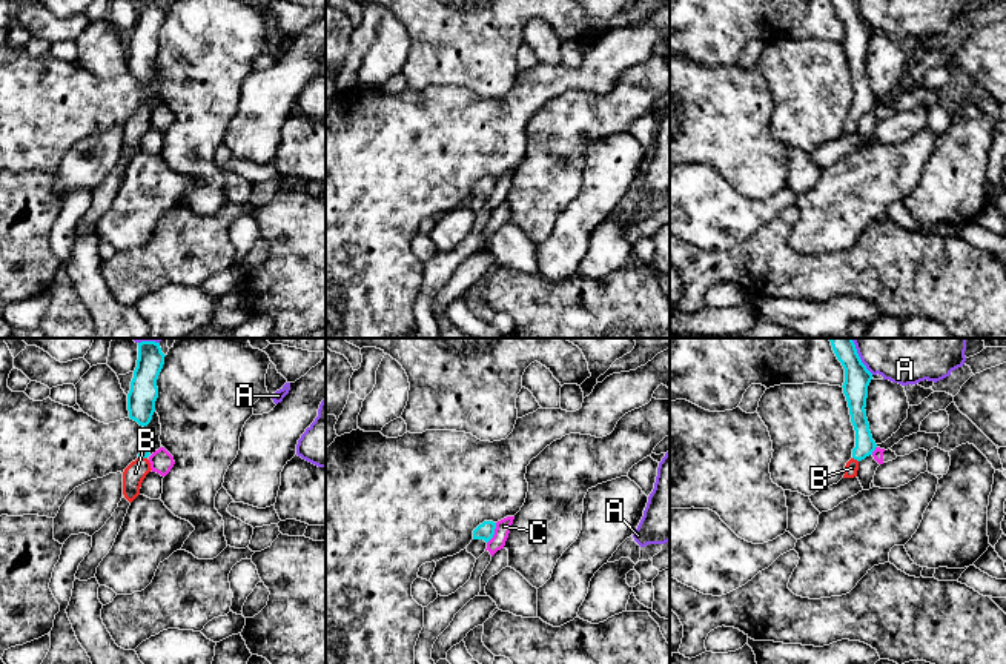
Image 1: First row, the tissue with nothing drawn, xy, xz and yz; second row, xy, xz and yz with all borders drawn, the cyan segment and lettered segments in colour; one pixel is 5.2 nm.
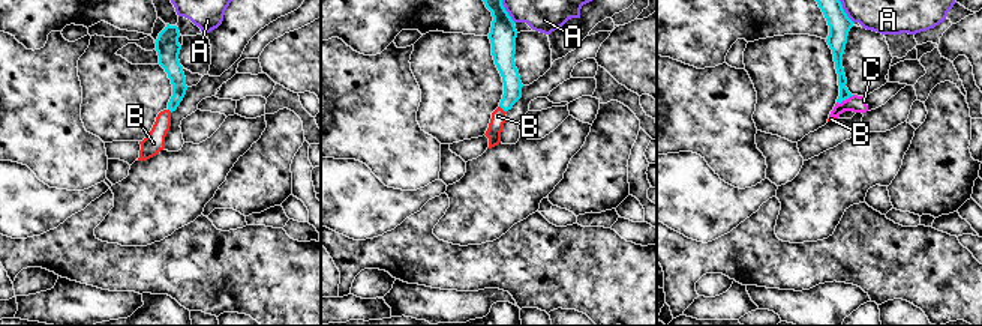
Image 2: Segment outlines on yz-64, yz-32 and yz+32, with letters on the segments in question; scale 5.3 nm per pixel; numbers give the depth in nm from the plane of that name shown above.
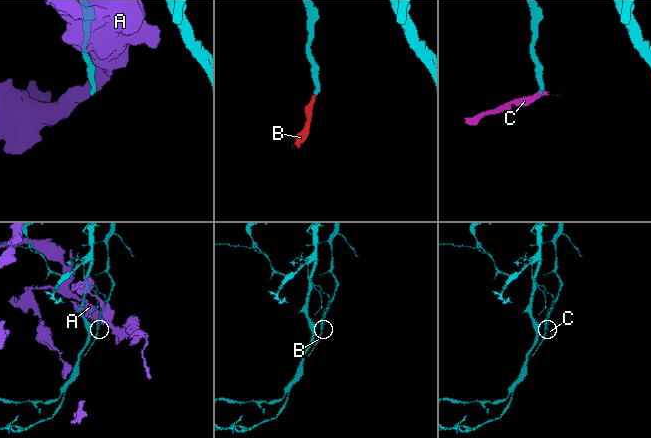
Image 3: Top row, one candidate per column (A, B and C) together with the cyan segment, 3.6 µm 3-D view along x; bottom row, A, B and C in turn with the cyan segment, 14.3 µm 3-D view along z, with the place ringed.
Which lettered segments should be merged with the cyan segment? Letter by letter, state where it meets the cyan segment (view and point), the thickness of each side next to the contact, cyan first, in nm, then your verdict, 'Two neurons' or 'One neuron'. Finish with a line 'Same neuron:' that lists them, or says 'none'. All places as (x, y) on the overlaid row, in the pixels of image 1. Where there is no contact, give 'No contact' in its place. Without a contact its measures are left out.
A: Touches cyan at yz (859, 357). Thickness 140 nm (cyan) against 440 nm. Two neurons
B: Touches cyan at yz (856, 458). Thickness 100 nm (cyan) against 70 nm. One neuron
C: Touches cyan at xz (493, 534). Thickness 90 nm (cyan) against 80 nm. Two neurons
Same neuron: B

